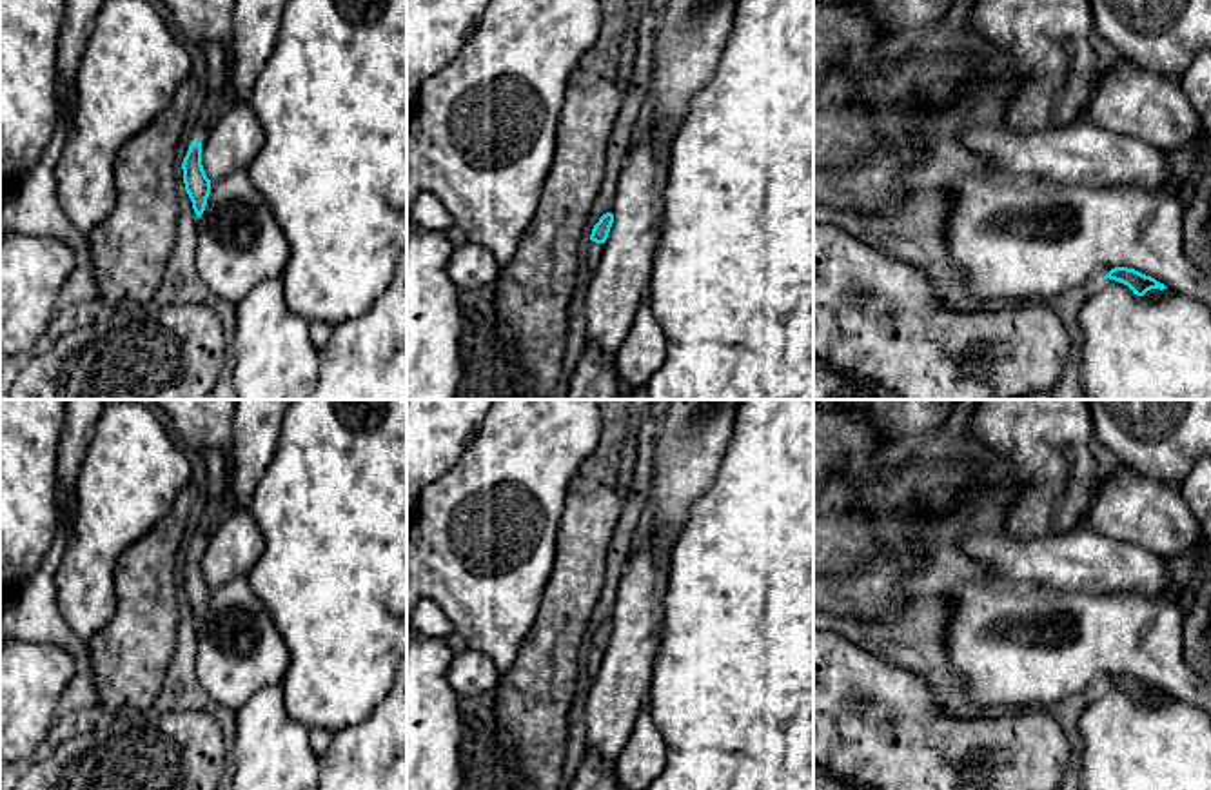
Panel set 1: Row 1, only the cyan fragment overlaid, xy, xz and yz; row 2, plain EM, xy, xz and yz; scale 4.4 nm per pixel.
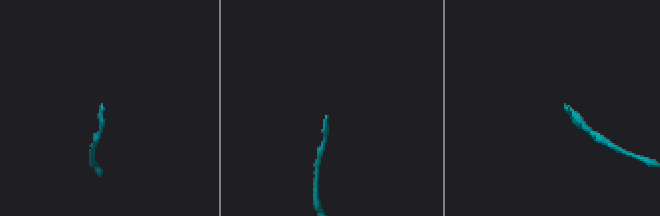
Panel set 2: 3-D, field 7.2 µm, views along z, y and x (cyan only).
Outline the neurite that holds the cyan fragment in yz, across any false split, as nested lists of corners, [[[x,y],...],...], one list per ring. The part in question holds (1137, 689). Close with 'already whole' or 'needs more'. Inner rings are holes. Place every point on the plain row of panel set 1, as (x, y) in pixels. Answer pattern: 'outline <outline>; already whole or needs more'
outline [[[1115,674],[1104,685],[1127,692],[1137,703],[1144,703],[1151,696],[1160,696],[1160,697],[1167,696],[1164,690],[1157,688],[1155,685],[1127,674]]]; already whole

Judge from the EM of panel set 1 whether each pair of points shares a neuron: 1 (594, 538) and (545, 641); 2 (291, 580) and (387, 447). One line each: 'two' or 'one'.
1: one
2: one

